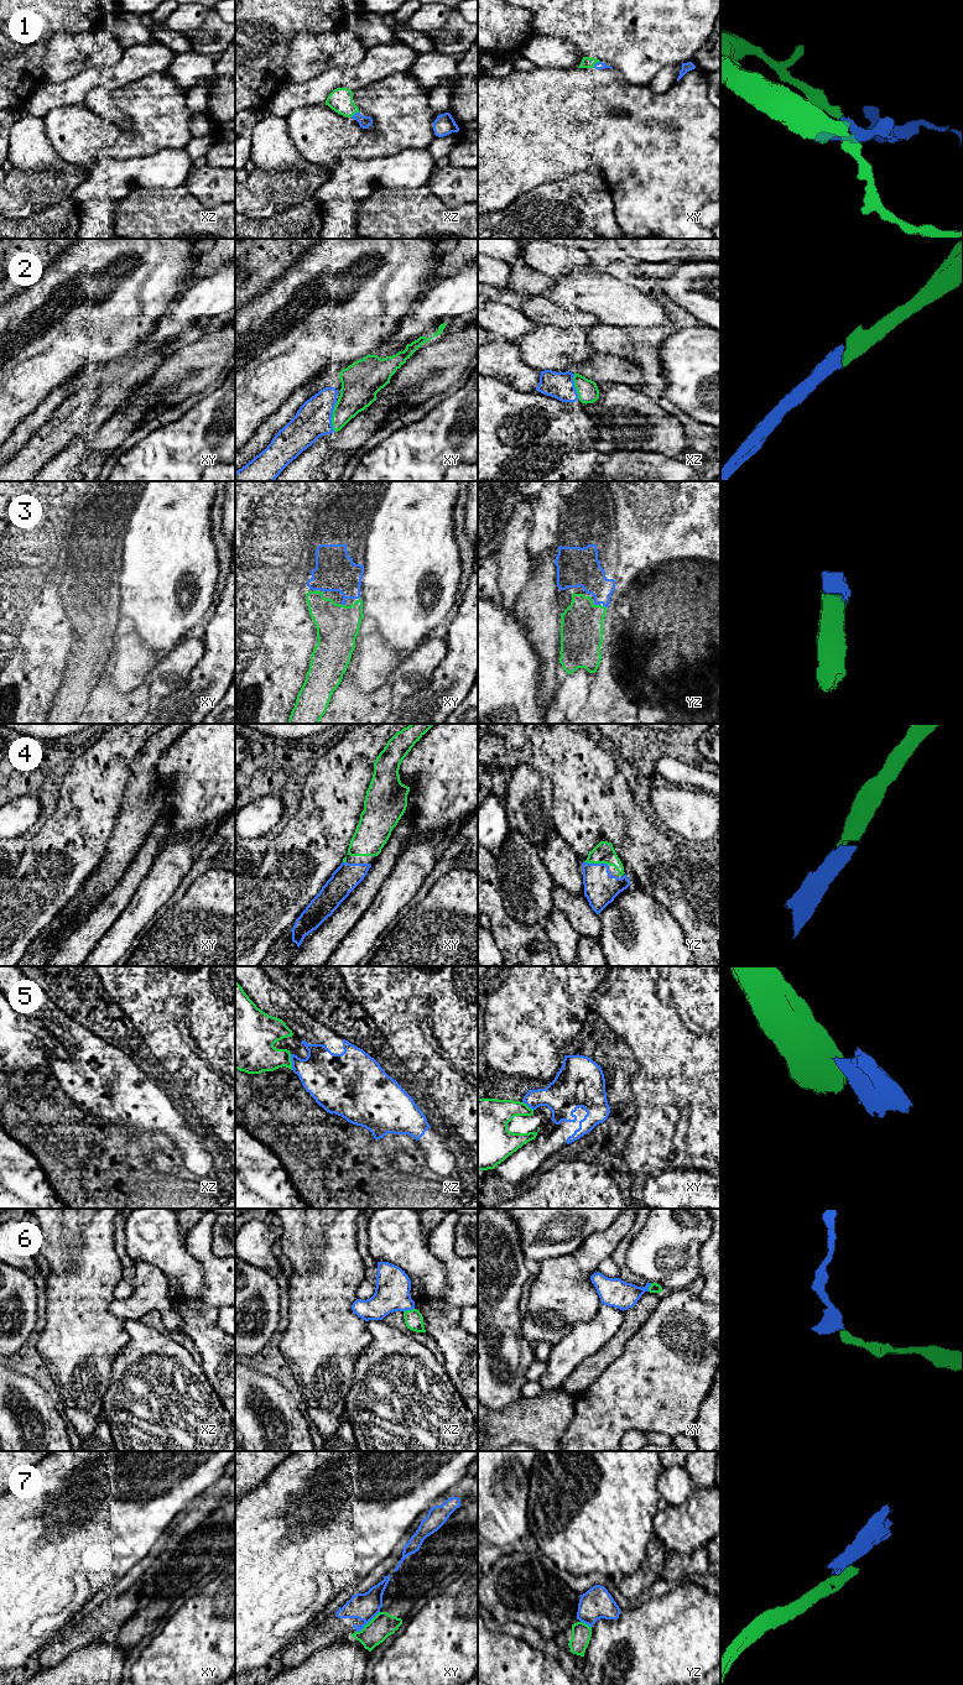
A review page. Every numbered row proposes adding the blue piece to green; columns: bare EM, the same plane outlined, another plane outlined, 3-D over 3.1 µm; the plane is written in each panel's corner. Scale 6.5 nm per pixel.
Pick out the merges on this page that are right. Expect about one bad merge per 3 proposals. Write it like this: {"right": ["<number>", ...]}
{"right": ["1", "2", "3", "4", "6"]}

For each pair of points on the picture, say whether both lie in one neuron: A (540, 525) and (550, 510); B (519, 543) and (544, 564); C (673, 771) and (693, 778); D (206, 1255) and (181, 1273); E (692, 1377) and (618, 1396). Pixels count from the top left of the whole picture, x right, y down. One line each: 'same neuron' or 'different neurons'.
A: same neuron
B: different neurons
C: same neuron
D: different neurons
E: same neuron

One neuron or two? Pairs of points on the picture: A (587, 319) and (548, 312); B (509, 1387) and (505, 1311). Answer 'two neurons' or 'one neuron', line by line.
A: one neuron
B: one neuron

